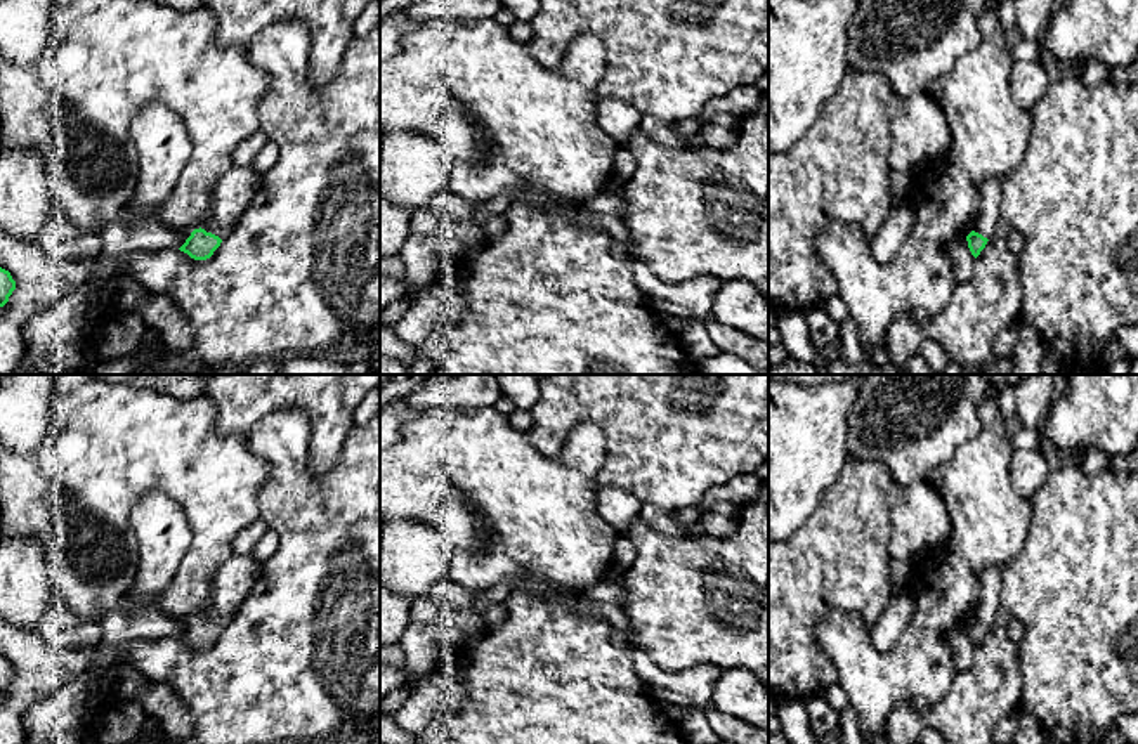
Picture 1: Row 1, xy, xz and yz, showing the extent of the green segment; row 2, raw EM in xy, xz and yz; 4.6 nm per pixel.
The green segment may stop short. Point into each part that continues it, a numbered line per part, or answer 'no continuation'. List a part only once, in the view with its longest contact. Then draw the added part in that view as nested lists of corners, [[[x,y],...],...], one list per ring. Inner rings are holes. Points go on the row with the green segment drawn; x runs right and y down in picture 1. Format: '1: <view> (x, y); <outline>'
1: xy (233, 191); [[[232,166],[213,186],[213,203],[201,229],[226,239],[248,208],[262,184],[262,173],[252,166]]]

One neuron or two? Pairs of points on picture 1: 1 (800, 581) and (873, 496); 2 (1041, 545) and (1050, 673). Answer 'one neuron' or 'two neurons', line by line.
1: one neuron
2: one neuron

